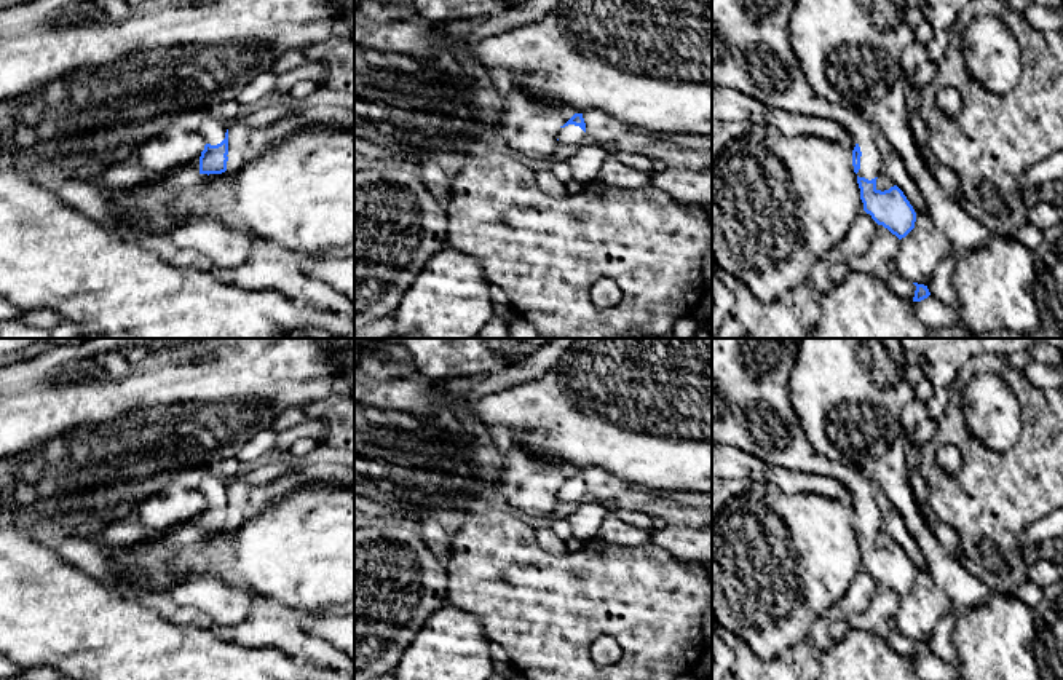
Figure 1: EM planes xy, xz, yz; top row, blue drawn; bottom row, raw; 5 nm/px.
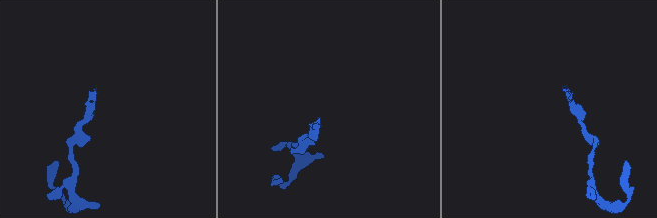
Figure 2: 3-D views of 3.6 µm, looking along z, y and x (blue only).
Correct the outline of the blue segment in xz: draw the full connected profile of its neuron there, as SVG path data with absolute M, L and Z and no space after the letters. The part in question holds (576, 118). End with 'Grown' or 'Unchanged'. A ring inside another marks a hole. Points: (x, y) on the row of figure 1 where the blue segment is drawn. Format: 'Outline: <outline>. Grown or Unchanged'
Outline: M575 113L557 134L559 142L567 145L579 145L586 136L586 123L583 113Z. Grown

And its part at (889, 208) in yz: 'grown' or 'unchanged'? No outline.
grown

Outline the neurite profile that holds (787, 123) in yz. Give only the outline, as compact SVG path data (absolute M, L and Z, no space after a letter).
M712 86L712 121L750 121L760 120L765 126L774 126L784 136L819 136L840 144L846 150L854 150L852 136L835 120L796 115L780 109L765 105L758 109L758 101L741 91Z

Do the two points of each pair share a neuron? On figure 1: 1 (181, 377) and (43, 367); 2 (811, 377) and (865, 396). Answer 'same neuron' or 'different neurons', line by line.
1: same neuron
2: same neuron

